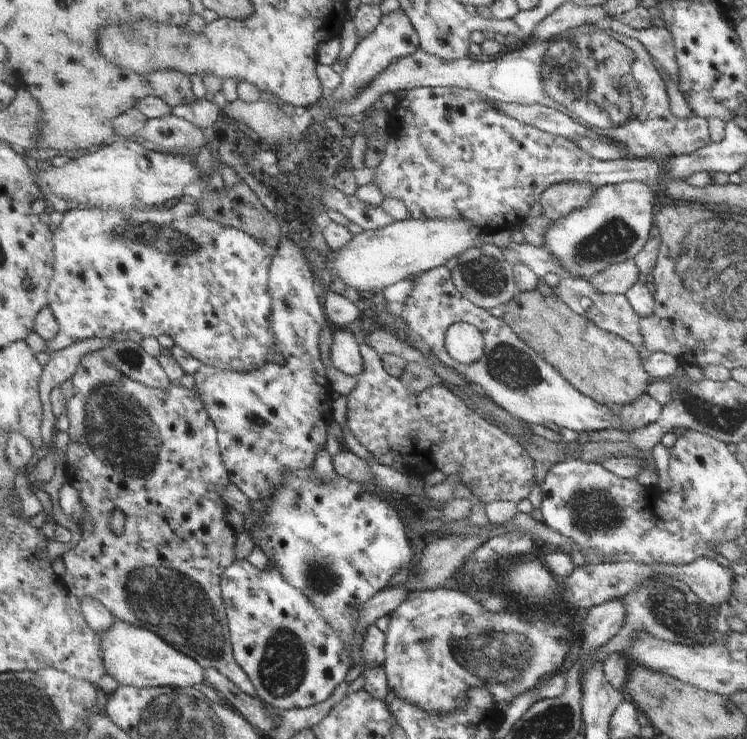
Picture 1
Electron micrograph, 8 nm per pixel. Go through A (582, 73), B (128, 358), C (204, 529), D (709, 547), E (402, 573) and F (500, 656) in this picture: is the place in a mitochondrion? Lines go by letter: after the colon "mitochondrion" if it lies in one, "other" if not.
A: mitochondrion
B: mitochondrion
C: other
D: other
E: other
F: mitochondrion

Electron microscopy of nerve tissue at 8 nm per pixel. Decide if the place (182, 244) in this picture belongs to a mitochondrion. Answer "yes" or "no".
yes

